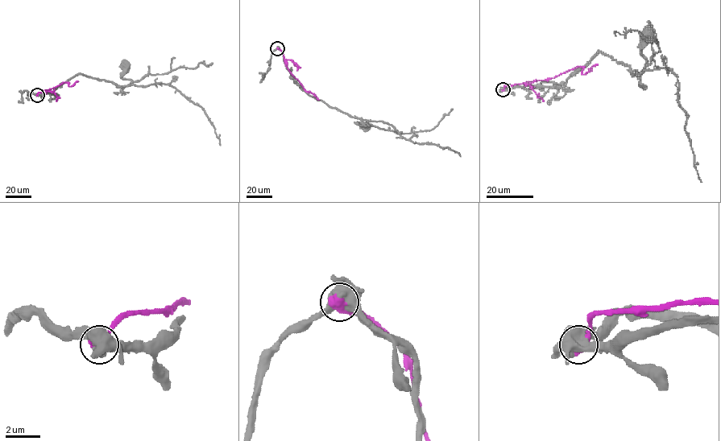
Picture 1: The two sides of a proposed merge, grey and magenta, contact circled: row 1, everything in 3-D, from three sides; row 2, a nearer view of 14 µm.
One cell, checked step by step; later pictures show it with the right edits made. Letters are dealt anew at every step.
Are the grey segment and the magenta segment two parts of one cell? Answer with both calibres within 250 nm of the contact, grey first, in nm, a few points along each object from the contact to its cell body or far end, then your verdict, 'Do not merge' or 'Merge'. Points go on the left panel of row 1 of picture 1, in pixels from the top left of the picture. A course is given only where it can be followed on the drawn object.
Thickness 600 nm (grey) against 600 nm. Course of grey: (36, 94), (53, 93), (61, 84), (78, 74), (110, 81), (122, 88), (130, 82), (121, 76), (126, 65). Course of magenta: (36, 95), (63, 82), (71, 86), (78, 81). Do not merge

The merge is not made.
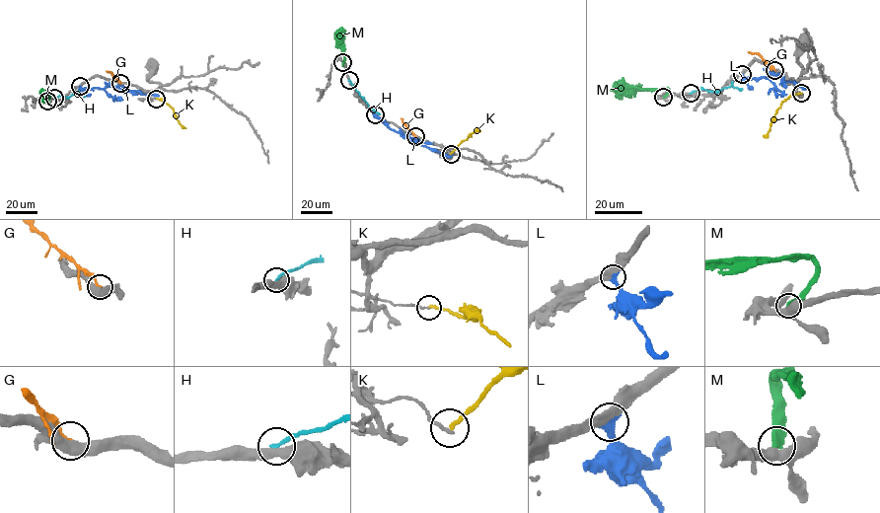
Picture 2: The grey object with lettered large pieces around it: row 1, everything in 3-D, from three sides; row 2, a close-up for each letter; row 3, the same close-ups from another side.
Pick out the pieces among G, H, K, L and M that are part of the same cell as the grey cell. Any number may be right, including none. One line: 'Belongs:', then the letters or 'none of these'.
Belongs: L

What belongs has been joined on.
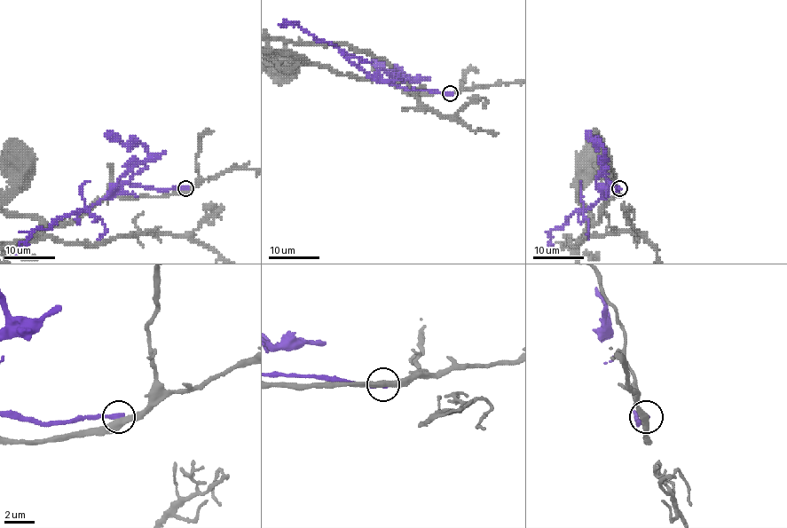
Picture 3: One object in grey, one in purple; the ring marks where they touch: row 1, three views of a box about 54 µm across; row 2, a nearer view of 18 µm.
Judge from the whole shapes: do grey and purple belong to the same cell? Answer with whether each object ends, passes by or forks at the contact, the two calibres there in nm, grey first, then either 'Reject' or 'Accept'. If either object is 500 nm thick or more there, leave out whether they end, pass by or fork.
At the ring grey passes by. At the ring purple ends. Thickness 440 nm (grey) against 360 nm. Reject

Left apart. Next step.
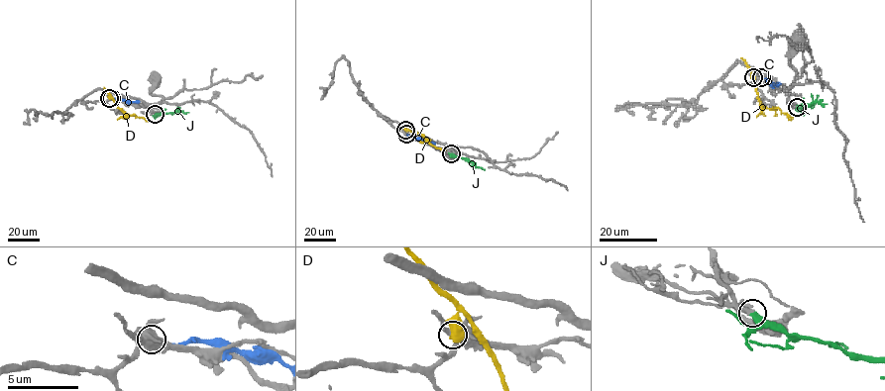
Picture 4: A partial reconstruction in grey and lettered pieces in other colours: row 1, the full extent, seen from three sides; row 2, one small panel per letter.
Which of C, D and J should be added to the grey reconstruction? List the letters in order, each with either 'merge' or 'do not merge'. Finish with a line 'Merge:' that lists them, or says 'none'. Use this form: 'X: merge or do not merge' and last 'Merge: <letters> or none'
C: do not merge
D: do not merge
J: merge
Merge: J

